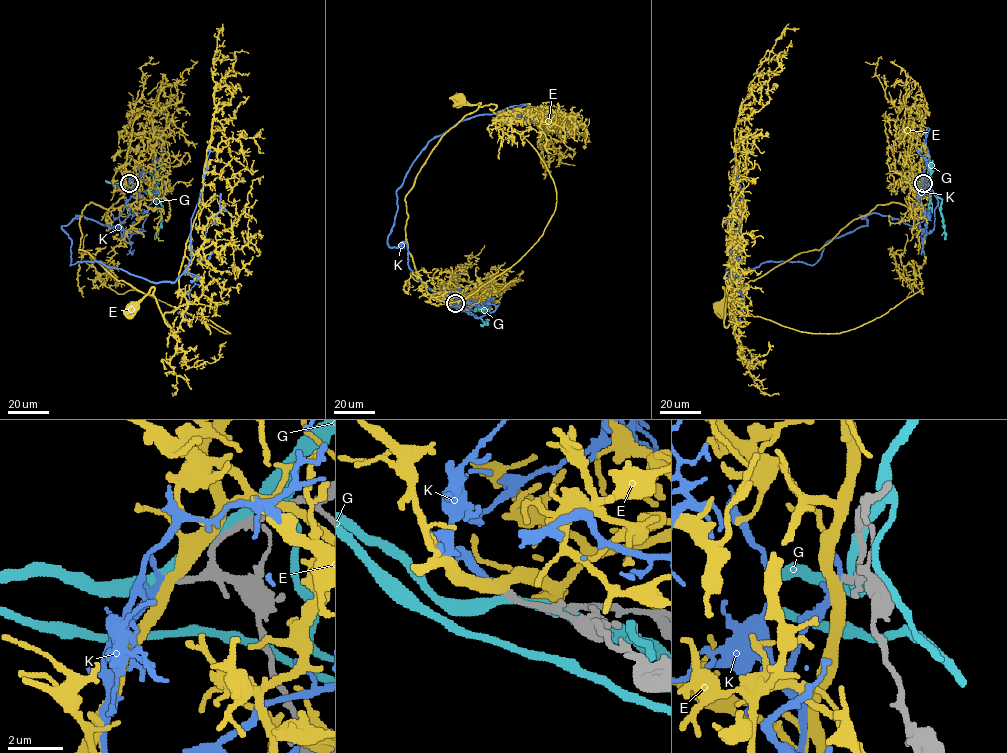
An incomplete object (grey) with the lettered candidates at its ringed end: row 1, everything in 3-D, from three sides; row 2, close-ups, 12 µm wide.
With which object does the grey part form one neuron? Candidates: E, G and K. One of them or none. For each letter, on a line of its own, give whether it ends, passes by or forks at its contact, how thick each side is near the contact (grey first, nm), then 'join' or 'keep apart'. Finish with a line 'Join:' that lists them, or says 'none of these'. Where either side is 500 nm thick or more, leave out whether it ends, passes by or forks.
E: it passes by | 260/420 nm | keep apart
G: it passes by | 260/360 nm | keep apart
K: it forks | 260/170 nm | join
Join: K

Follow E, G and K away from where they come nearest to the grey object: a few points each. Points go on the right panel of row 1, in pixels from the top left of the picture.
E: (924, 183), (913, 208), (898, 202), (878, 204), (819, 250), (796, 254), (732, 294), (723, 287), (721, 306)
G: (924, 183), (927, 178), (929, 188), (942, 200), (944, 239)
K: (924, 183), (917, 225), (870, 213), (814, 263), (763, 262), (734, 282), (734, 193)

